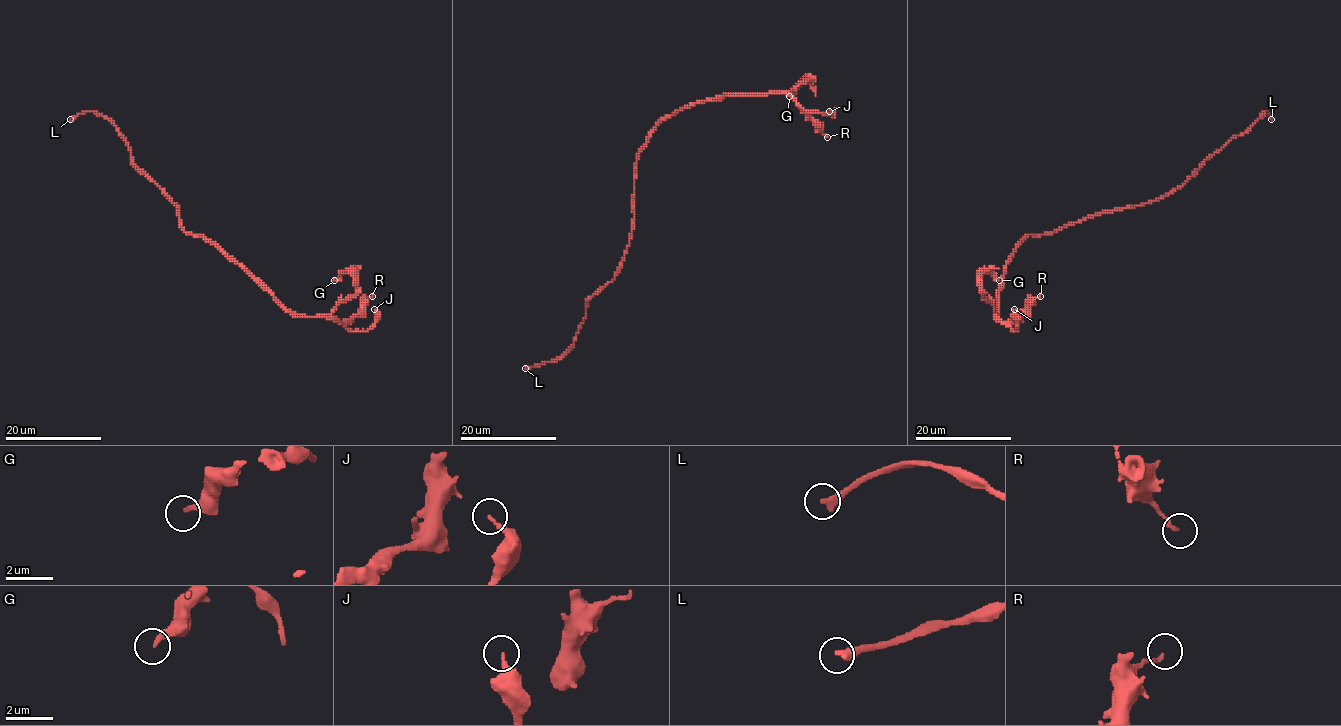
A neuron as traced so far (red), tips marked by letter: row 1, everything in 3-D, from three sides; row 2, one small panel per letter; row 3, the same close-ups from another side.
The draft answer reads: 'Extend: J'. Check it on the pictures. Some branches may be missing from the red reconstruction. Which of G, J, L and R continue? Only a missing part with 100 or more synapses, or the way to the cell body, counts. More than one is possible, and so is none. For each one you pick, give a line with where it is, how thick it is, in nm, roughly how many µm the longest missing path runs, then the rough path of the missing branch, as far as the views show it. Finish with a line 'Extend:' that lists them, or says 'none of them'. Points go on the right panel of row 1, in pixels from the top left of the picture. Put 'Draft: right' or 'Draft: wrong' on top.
Draft: wrong
L: at (1271, 119); 360 nm thick; about 250 µm are missing
Extend: L

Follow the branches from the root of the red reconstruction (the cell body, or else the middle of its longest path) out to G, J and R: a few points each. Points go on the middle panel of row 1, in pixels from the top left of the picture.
G: (636, 162), (648, 135), (682, 108), (719, 100), (727, 95), (782, 94), (811, 77), (803, 81), (789, 96)
J: (636, 162), (648, 135), (662, 121), (682, 108), (727, 95), (788, 94), (809, 112), (829, 111)
R: (636, 162), (648, 135), (662, 121), (682, 108), (719, 100), (727, 95), (788, 94), (827, 137)

